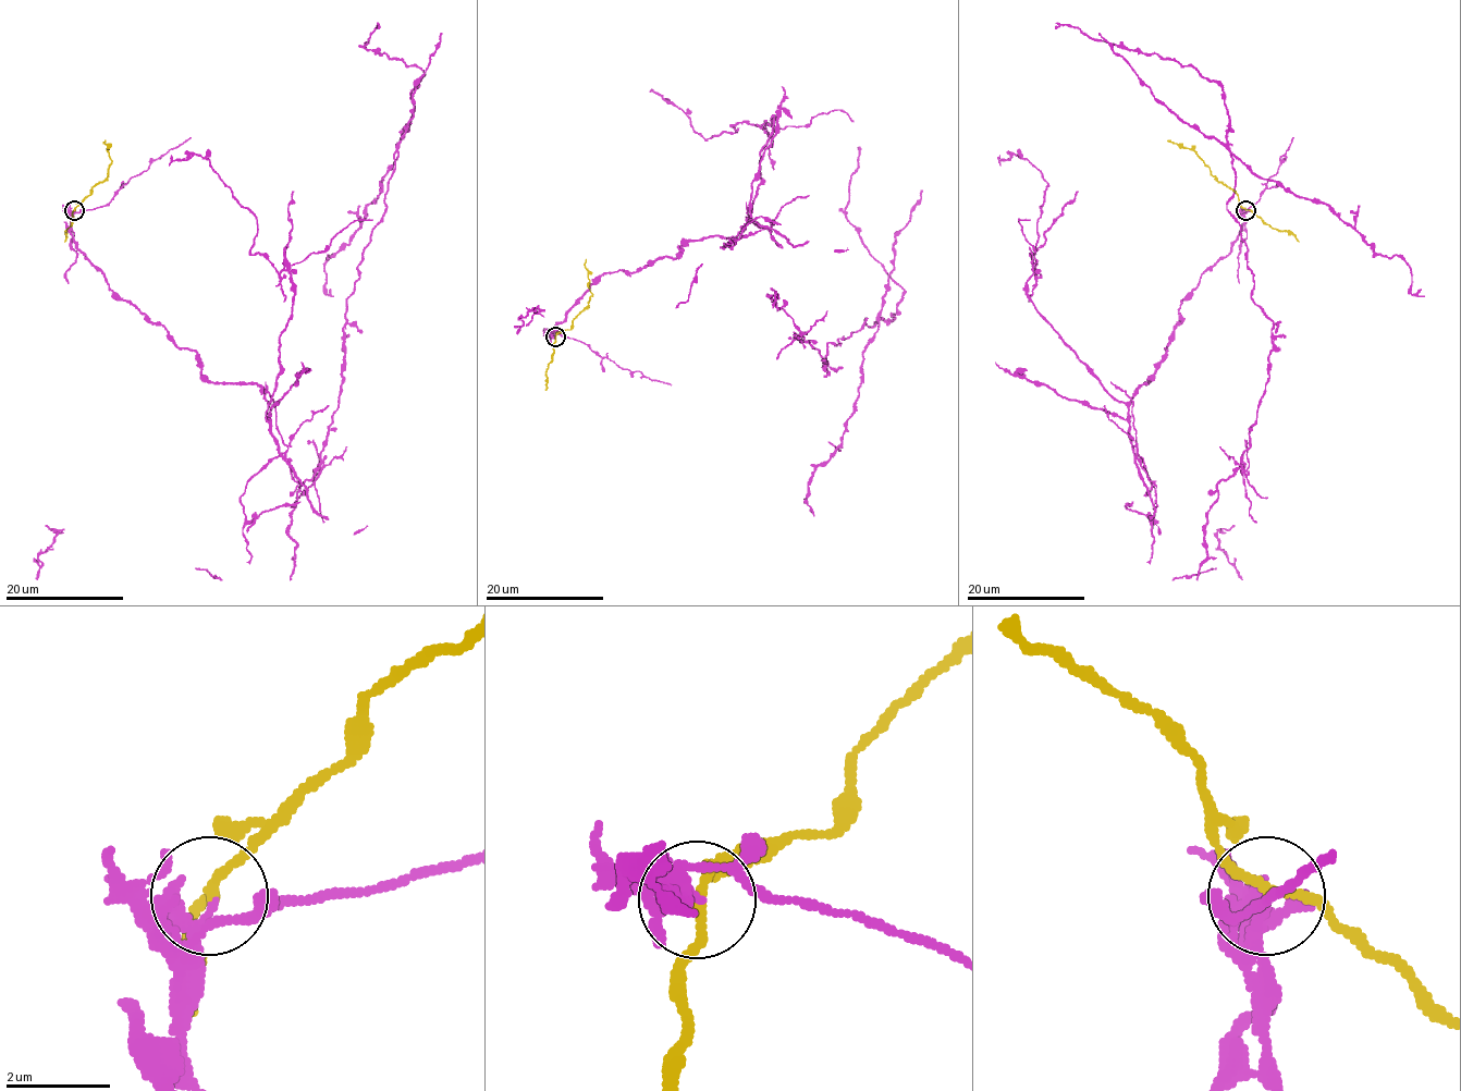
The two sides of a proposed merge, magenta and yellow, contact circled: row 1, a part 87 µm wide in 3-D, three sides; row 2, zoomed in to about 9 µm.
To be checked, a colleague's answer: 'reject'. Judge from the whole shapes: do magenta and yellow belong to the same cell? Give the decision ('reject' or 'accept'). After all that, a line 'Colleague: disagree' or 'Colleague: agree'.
reject
Colleague: agree

